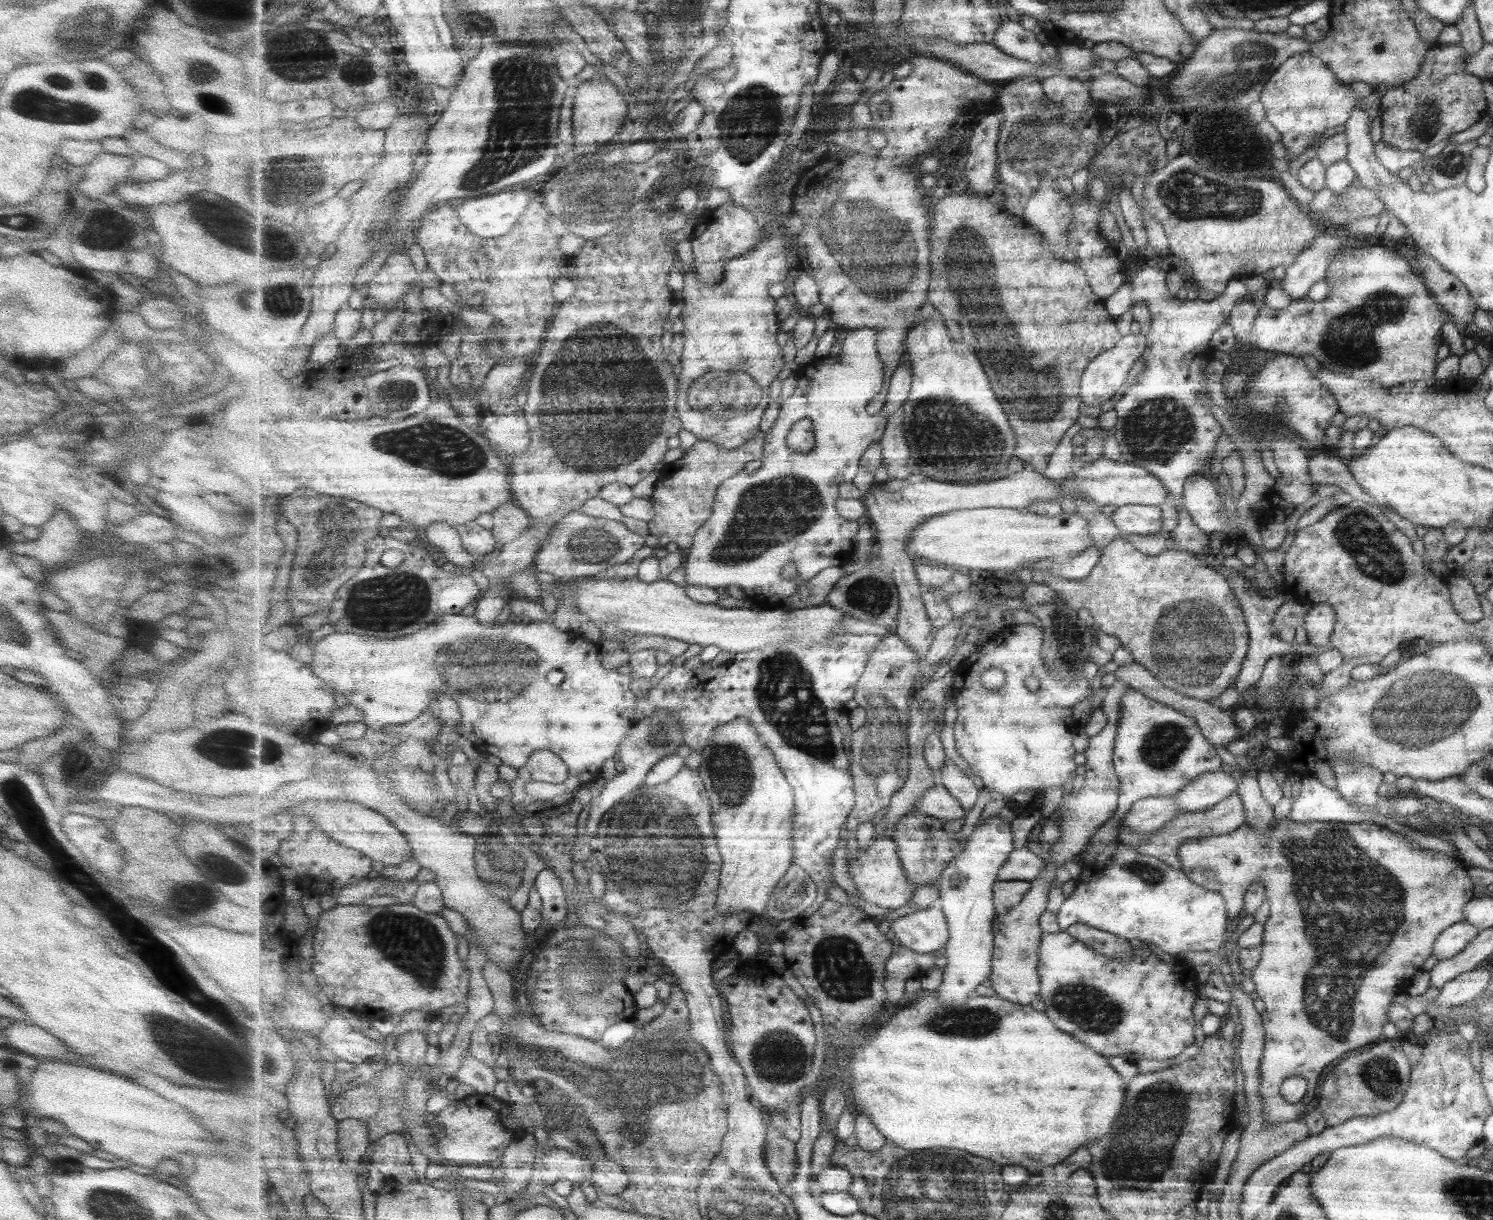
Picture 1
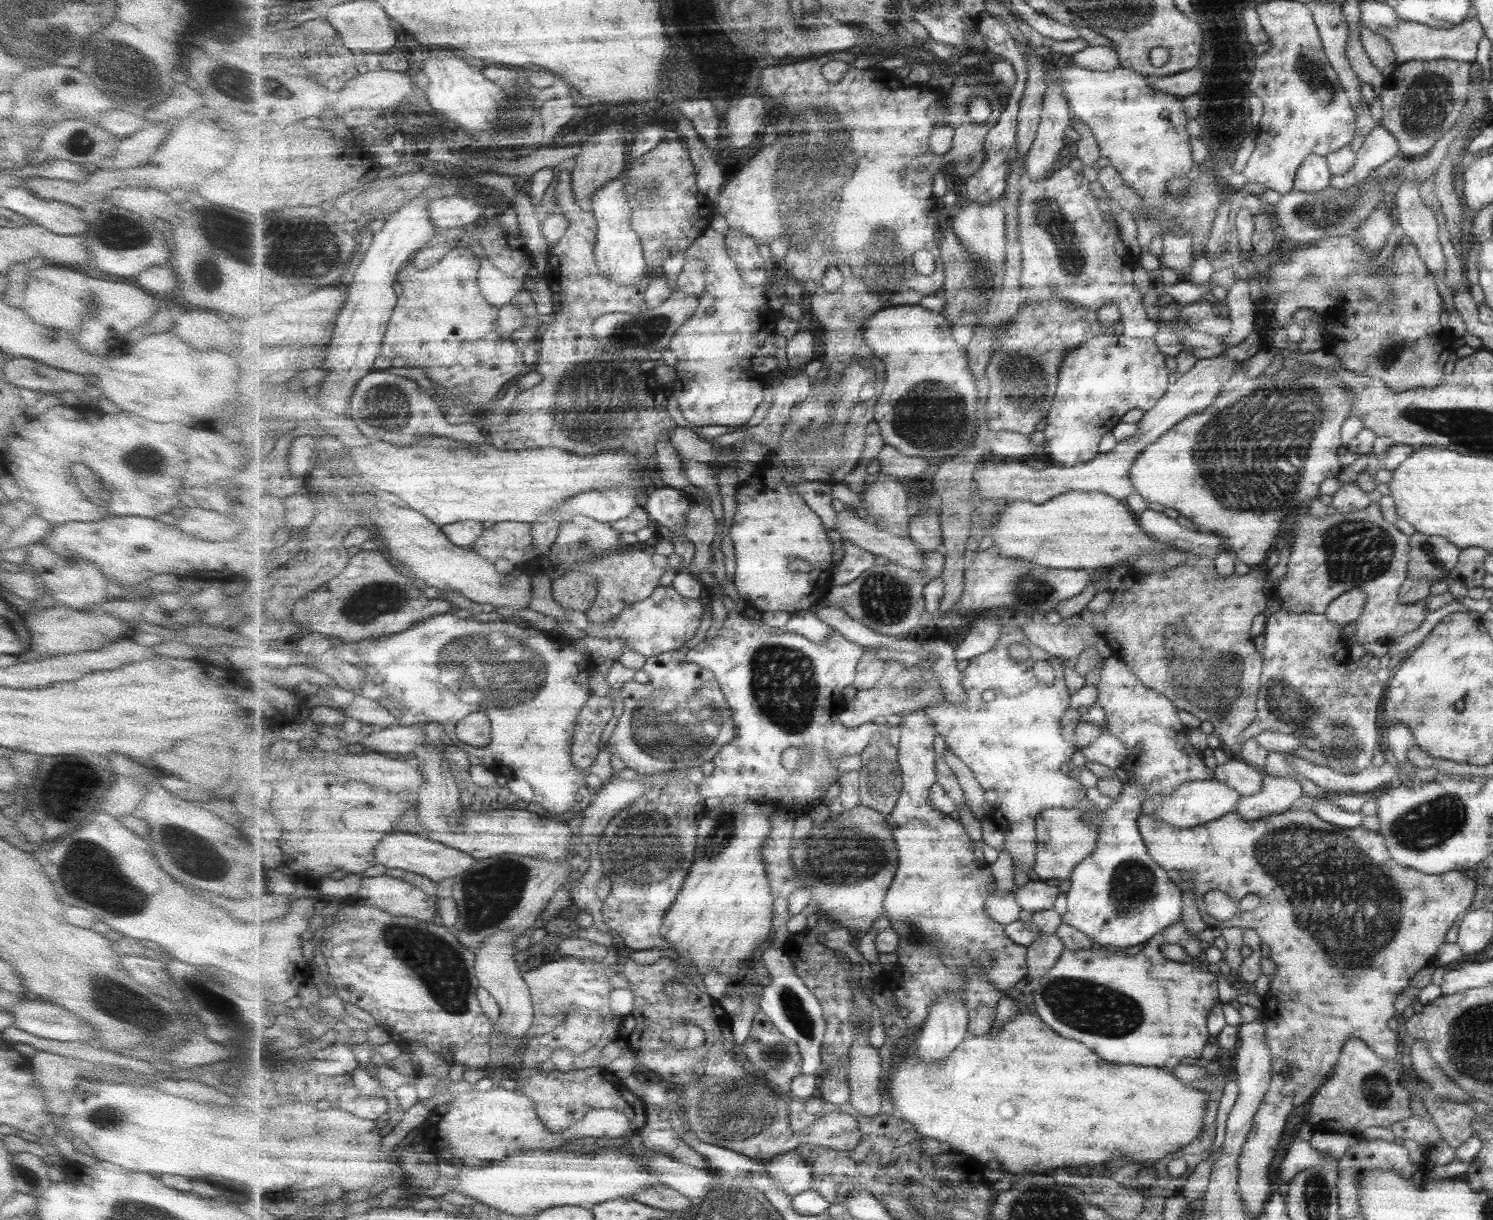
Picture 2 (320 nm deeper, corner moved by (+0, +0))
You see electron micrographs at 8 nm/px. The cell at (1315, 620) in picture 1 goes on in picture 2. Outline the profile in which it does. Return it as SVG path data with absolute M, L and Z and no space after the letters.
M1351 589L1336 596L1324 610L1329 622L1343 627L1353 622L1360 614L1366 598L1360 590Z

